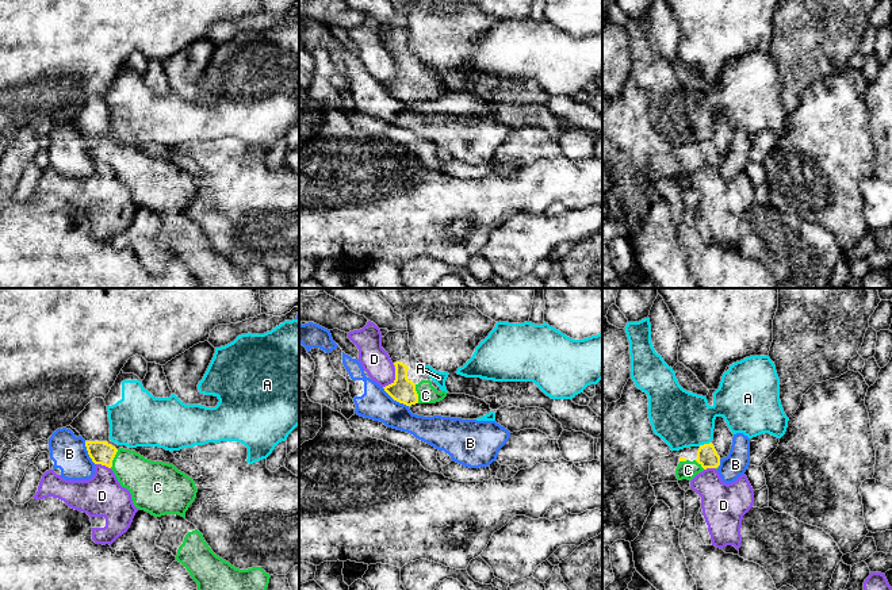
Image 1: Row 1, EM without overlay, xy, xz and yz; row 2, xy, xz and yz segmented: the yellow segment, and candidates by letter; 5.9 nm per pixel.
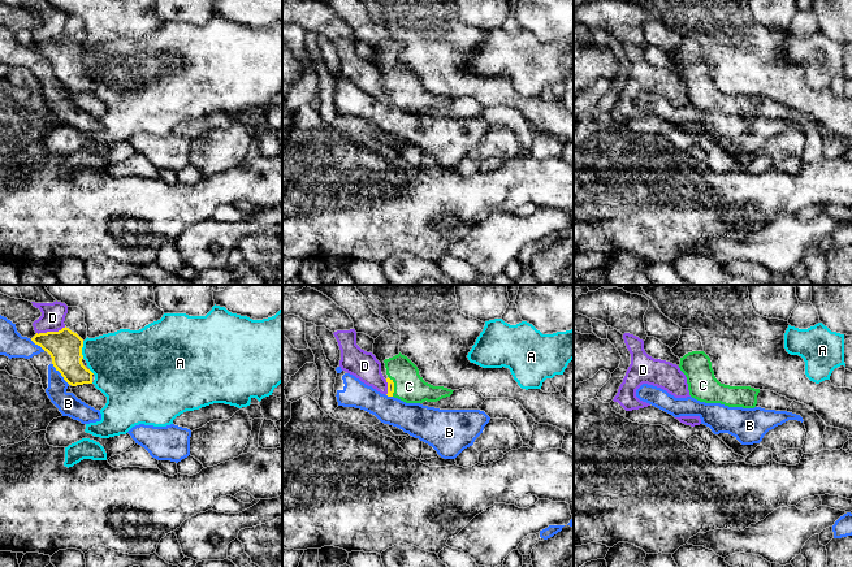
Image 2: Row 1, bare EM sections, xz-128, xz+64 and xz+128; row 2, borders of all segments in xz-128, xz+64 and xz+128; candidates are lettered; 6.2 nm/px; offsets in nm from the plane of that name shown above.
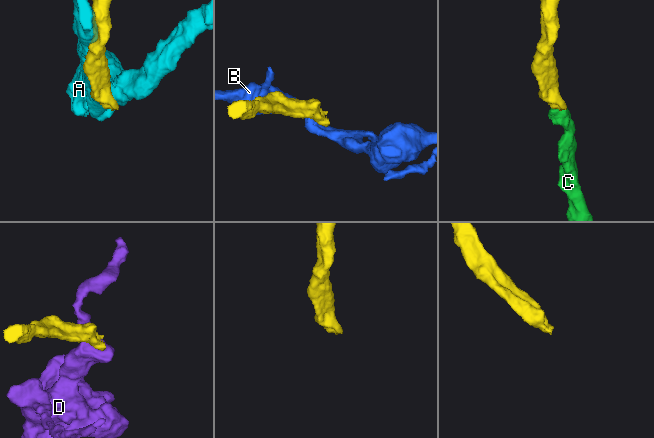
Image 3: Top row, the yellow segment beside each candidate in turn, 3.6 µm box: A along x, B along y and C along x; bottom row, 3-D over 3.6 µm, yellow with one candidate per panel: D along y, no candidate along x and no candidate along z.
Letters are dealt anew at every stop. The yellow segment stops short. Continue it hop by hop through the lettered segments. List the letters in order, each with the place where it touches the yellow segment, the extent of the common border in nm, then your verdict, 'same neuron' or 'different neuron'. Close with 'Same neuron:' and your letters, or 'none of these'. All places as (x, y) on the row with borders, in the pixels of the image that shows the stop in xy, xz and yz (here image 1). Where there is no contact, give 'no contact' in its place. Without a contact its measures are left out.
A: contact yz (704, 444); length 80 nm; different neuron
B: contact xz (395, 399); length 200 nm; different neuron
C: contact xy (113, 459); length 120 nm; same neuron
D: contact xz (395, 379); length 140 nm; different neuron
Same neuron: C

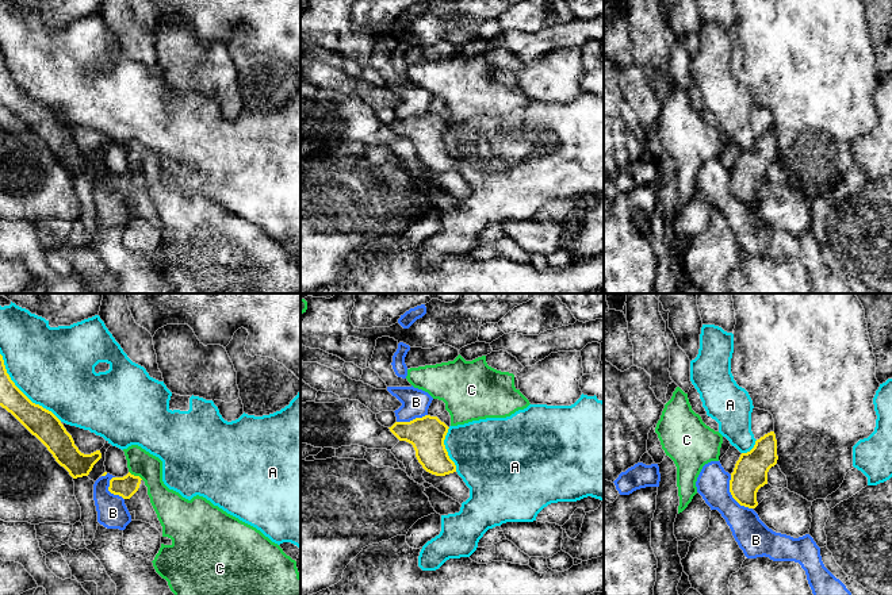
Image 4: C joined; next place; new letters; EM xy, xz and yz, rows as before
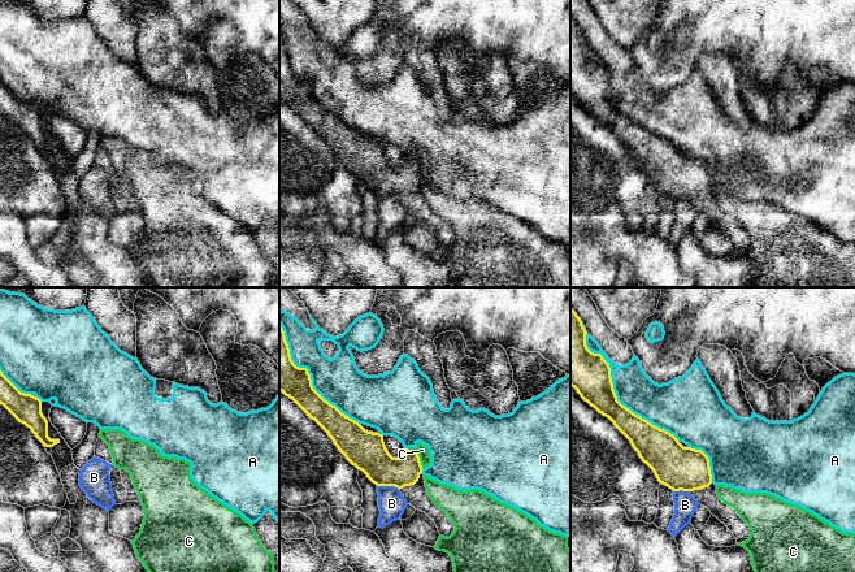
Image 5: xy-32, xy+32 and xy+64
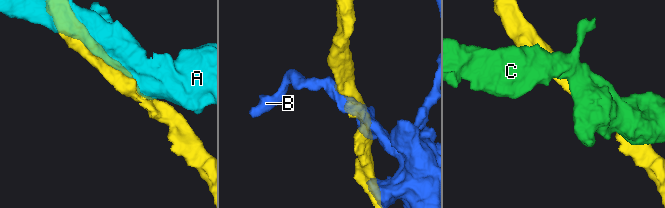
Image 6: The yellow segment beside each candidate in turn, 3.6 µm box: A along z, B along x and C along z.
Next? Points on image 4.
A: contact xy (22, 392); length 550 nm; different neuron
B: contact yz (731, 494); length 240 nm; different neuron
C: contact xy (136, 476); length 100 nm; different neuron
Same neuron: none of these

